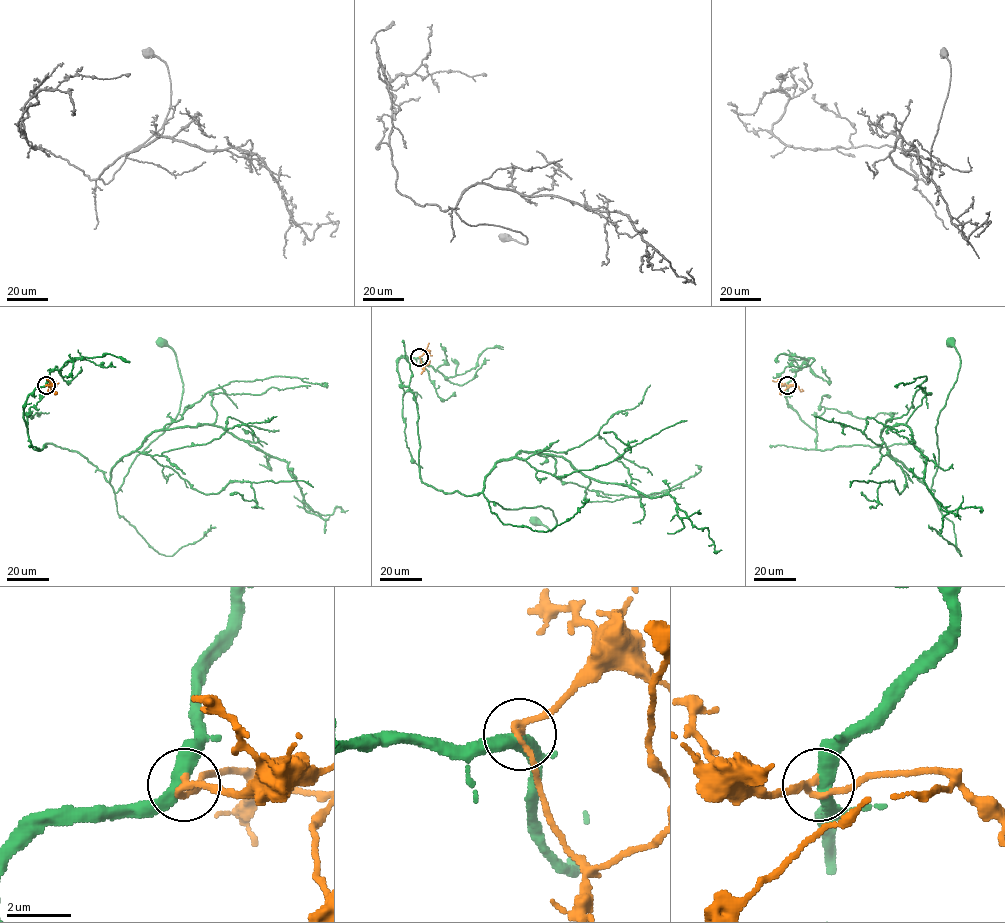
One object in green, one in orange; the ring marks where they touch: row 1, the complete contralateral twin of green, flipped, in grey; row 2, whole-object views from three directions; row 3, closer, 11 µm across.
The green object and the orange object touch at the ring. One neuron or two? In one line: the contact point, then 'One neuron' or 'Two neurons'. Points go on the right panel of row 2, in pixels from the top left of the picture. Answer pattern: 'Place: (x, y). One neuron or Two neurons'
Place: (787, 385). One neuron

